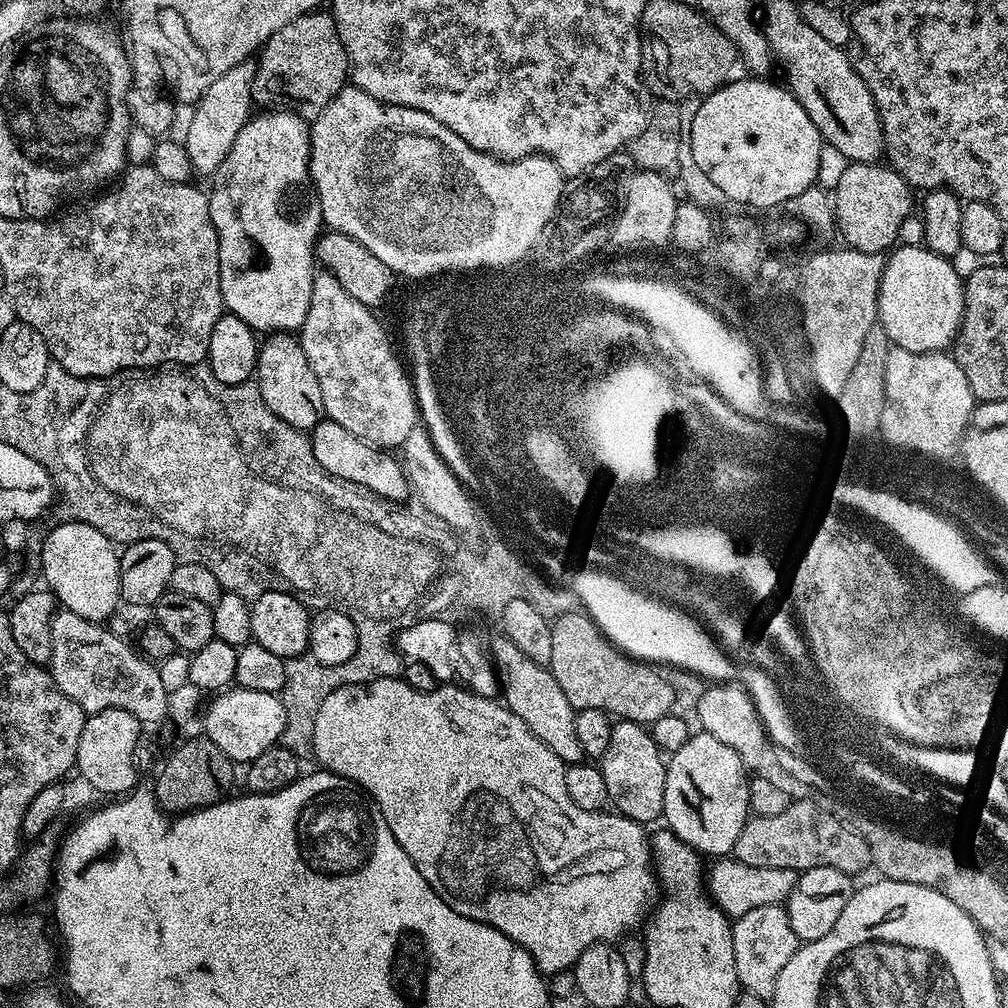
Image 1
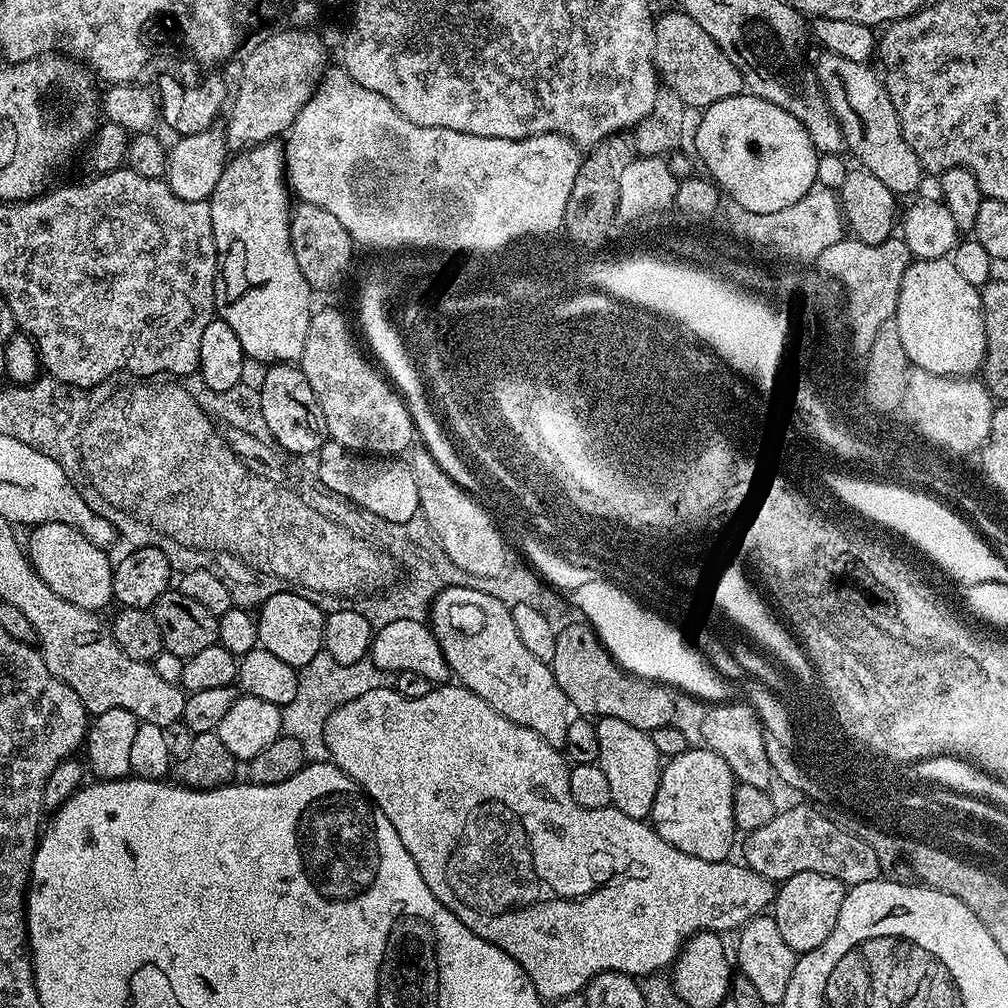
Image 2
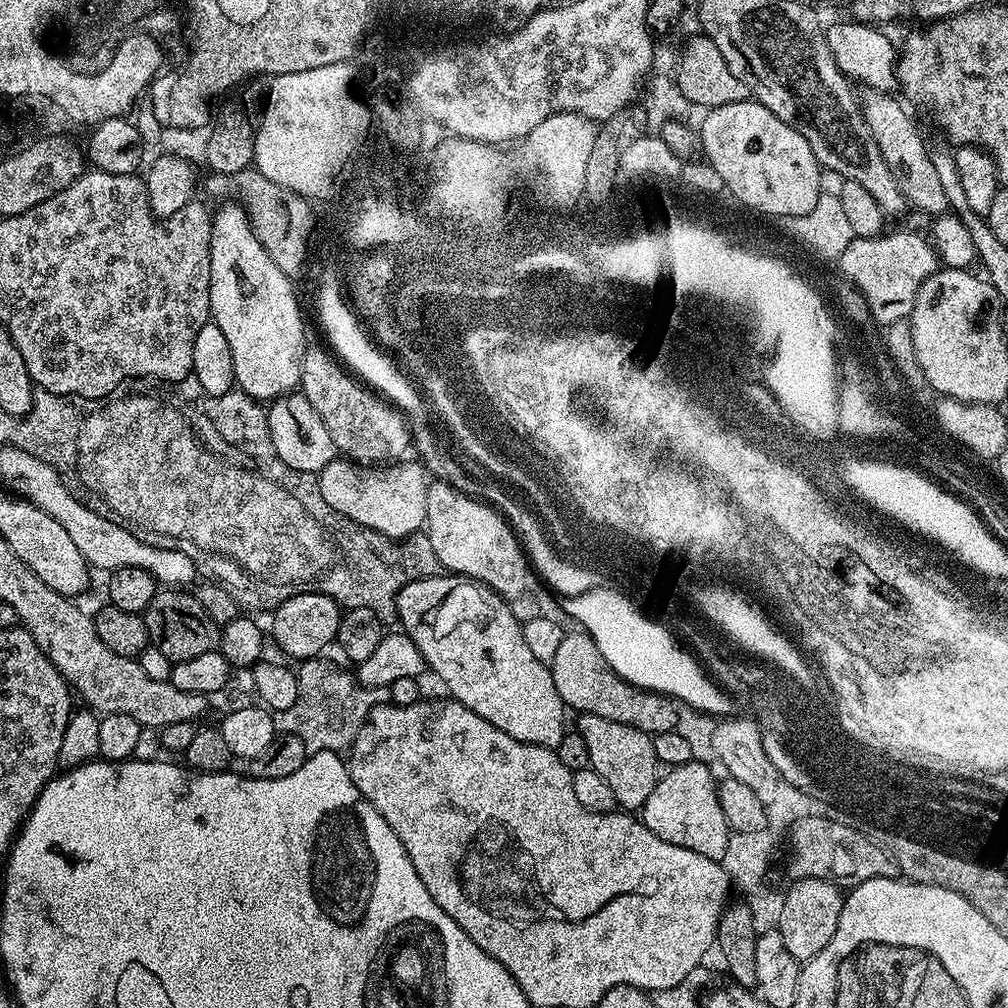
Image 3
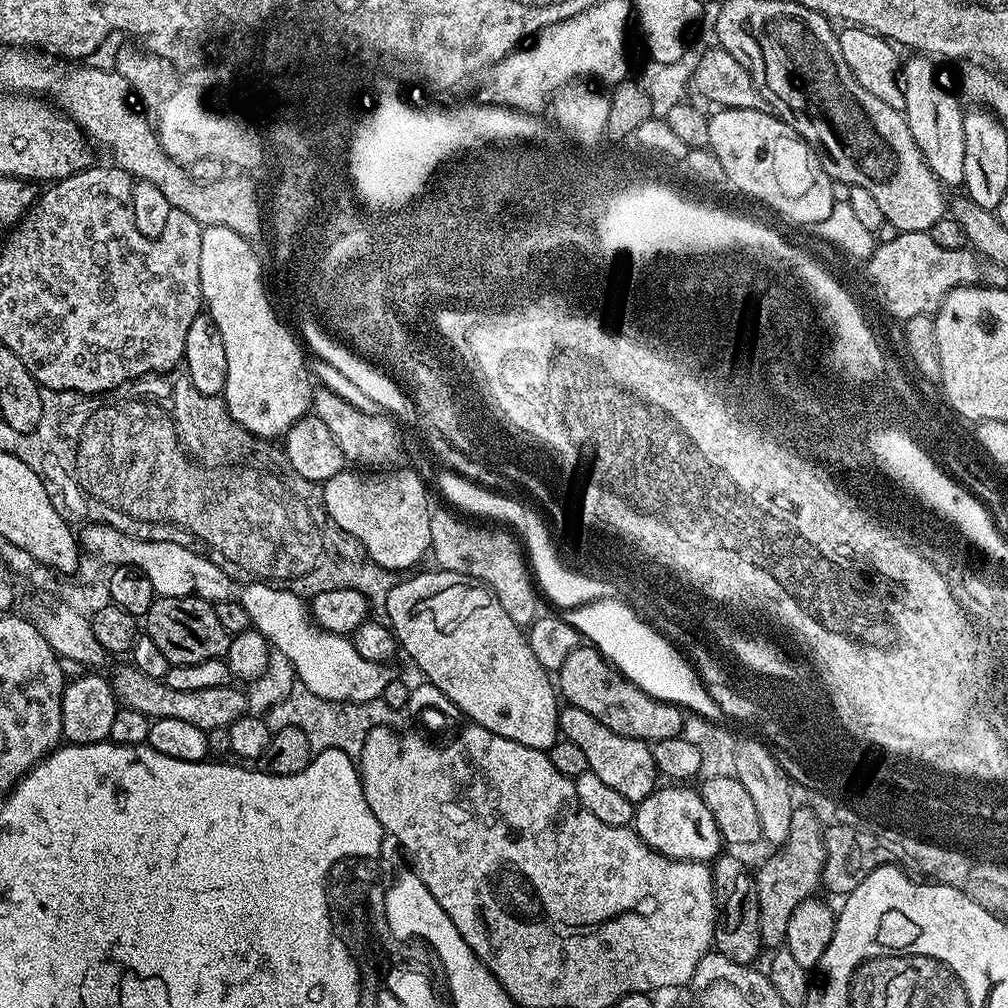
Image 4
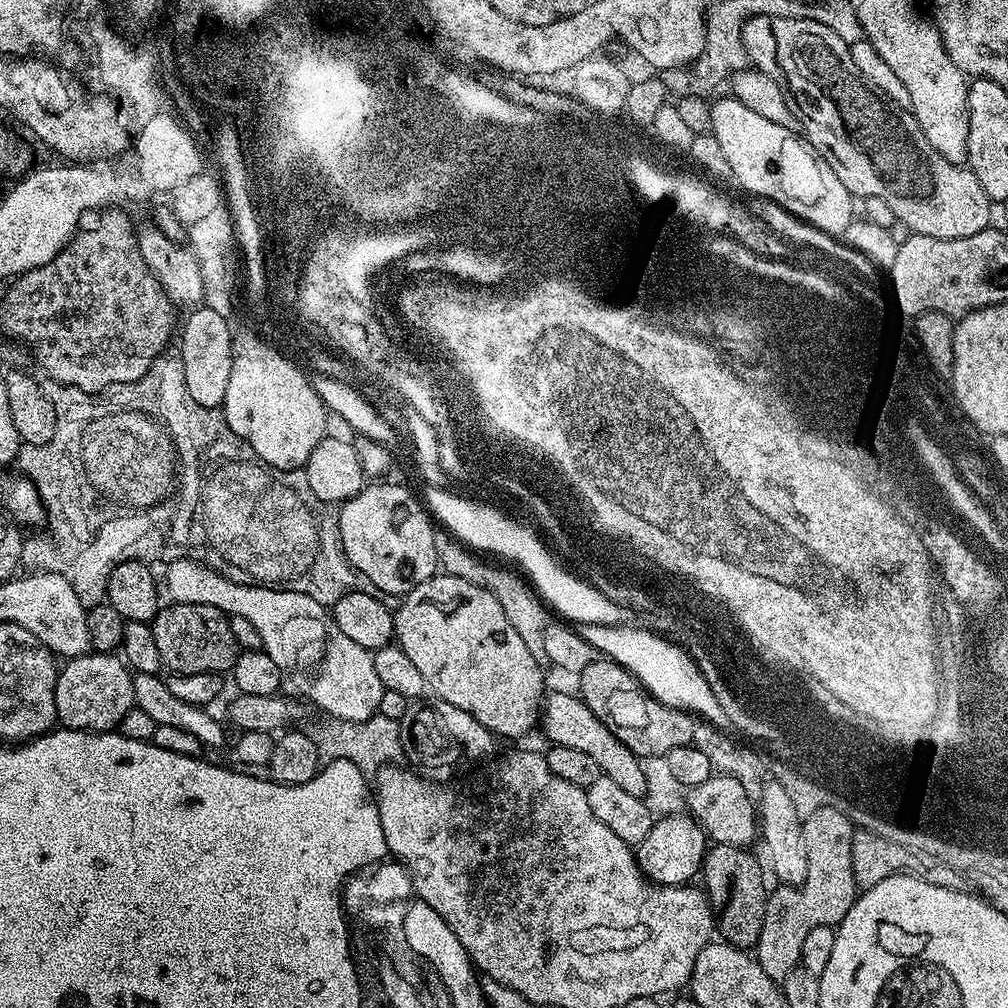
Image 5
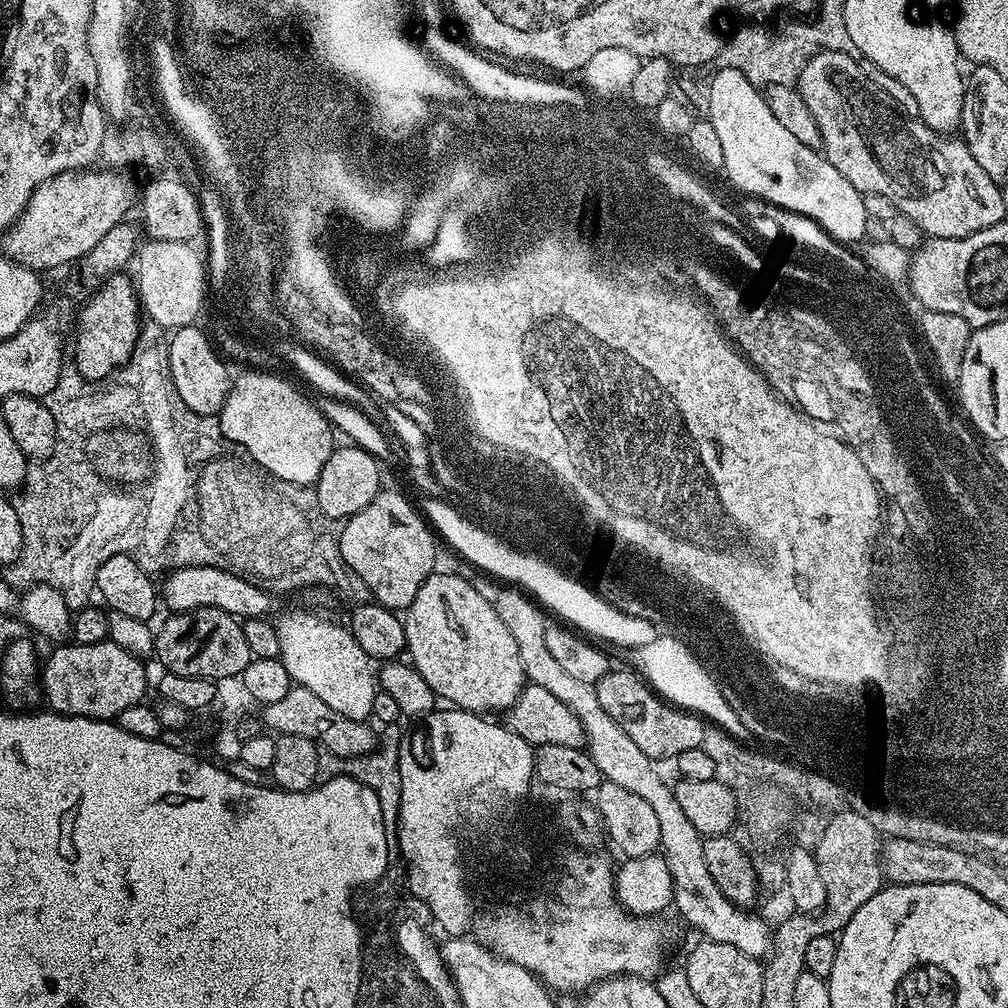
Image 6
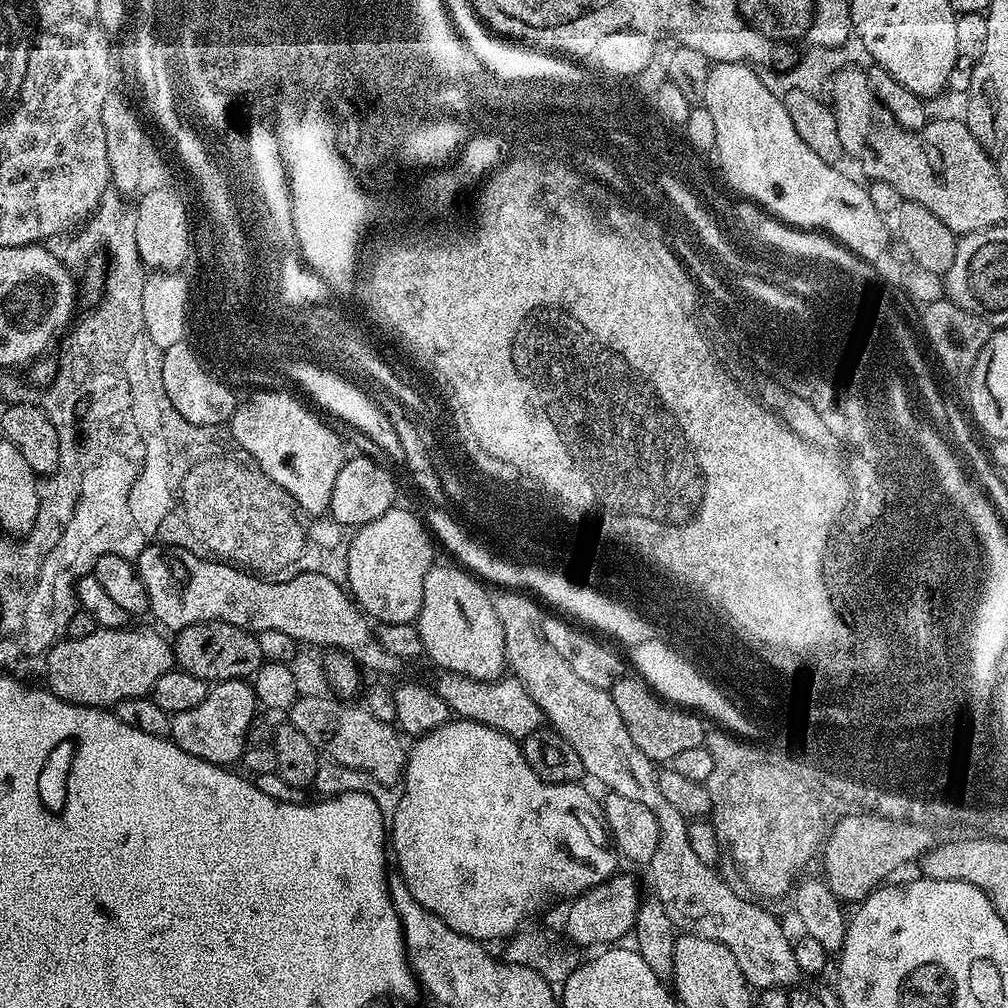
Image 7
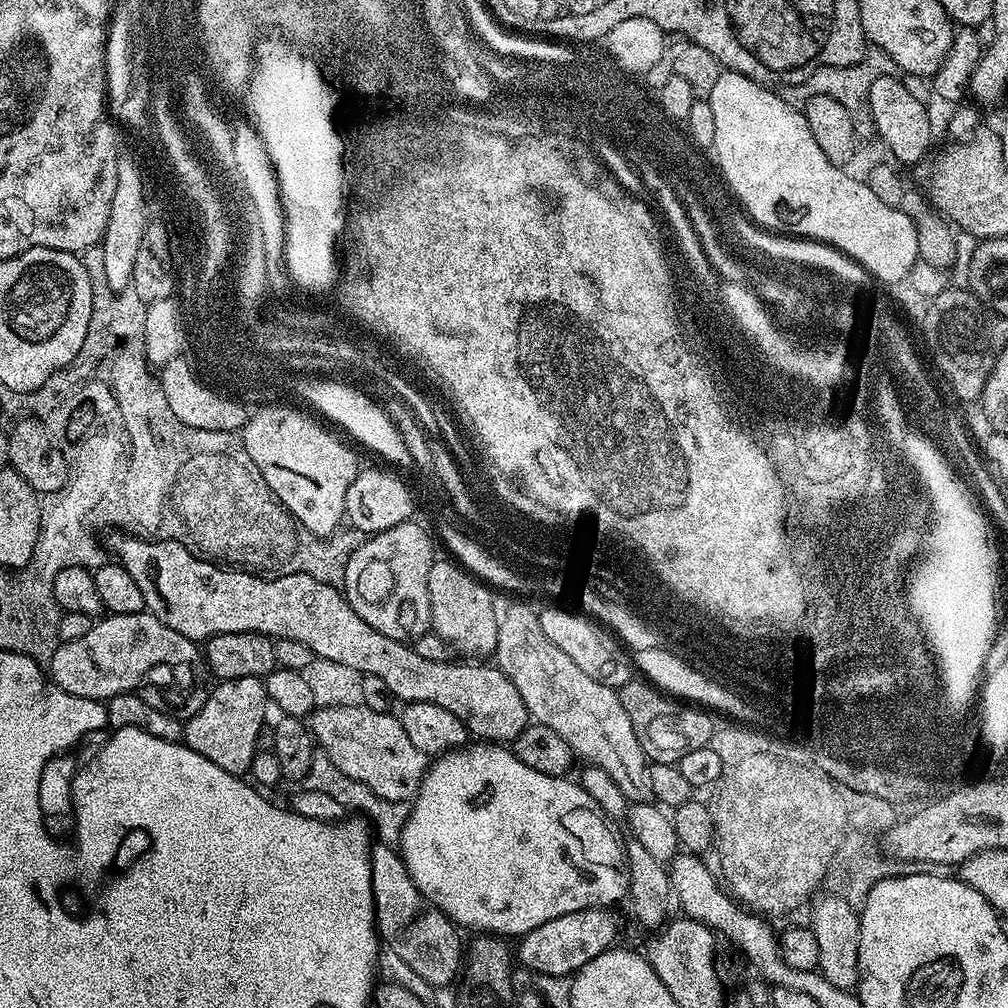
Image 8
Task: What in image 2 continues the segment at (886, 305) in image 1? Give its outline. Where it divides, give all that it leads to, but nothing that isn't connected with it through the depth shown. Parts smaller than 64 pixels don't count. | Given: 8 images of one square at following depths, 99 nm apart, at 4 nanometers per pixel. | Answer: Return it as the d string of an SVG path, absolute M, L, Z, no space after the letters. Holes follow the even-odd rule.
M948 258L913 259L902 278L894 319L898 326L898 338L902 338L902 347L906 349L906 358L913 369L939 376L972 378L984 366L986 354L984 307L980 301L980 288L972 285L950 261Z

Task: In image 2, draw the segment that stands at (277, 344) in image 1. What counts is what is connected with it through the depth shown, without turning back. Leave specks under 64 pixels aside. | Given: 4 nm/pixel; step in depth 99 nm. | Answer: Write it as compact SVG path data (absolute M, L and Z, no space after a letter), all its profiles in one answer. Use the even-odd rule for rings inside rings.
M291 363L274 364L265 367L263 372L264 377L258 383L258 391L262 402L262 418L266 418L270 434L274 434L281 448L293 457L304 458L300 456L319 453L329 435L324 427L322 406L318 406L318 398L314 398L314 390L310 390L306 374L302 374L299 366Z

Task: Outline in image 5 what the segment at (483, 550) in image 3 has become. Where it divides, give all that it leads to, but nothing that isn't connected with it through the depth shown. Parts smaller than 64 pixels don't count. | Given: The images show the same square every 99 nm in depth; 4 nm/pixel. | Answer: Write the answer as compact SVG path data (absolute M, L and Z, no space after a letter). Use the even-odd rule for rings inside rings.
M448 538L448 541L445 544L443 541L438 548L439 567L447 575L462 578L466 582L494 594L494 598L498 598L498 602L502 606L502 614L506 614L510 626L514 626L514 630L518 630L522 642L526 642L526 650L530 650L530 654L539 657L544 650L542 646L544 627L550 623L549 609L546 607L545 601L541 599L536 589L523 575L517 574L518 576L515 576L514 573L507 572L504 568L495 568L492 564L483 564L479 559L483 560L475 551L469 550L455 538Z

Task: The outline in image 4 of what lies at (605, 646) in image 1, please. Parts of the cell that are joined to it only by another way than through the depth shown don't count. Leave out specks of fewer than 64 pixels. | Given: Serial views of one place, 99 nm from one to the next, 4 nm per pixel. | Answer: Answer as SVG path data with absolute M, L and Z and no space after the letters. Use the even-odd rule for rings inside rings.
M591 646L576 648L574 654L569 654L566 662L562 662L558 673L558 692L563 699L565 696L568 704L578 706L578 710L598 710L594 718L598 718L602 726L610 726L614 734L622 734L626 738L655 742L662 738L679 736L683 730L686 716L681 709L646 694L637 684L625 678L617 668L612 667L598 649Z

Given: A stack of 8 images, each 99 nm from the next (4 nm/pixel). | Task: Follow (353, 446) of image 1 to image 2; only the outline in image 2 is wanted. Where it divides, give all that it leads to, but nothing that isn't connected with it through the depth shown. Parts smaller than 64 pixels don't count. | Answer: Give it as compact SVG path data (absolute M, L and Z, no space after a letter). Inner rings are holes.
M334 439L320 447L318 459L320 461L314 464L314 468L329 492L343 496L357 508L378 514L378 518L386 518L386 522L417 519L420 510L418 482L414 482L414 474L407 463L399 464L401 461L396 458L369 458L349 452Z

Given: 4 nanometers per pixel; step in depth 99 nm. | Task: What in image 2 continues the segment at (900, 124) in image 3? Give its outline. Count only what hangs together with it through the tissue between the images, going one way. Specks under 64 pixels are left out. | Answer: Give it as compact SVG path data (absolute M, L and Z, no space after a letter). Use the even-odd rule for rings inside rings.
M821 51L816 60L814 79L820 86L834 118L840 124L847 151L860 159L859 167L874 174L897 197L904 198L920 184L922 169L908 139L902 134L894 102L884 88L883 79L871 72L868 64L850 62L842 54Z

